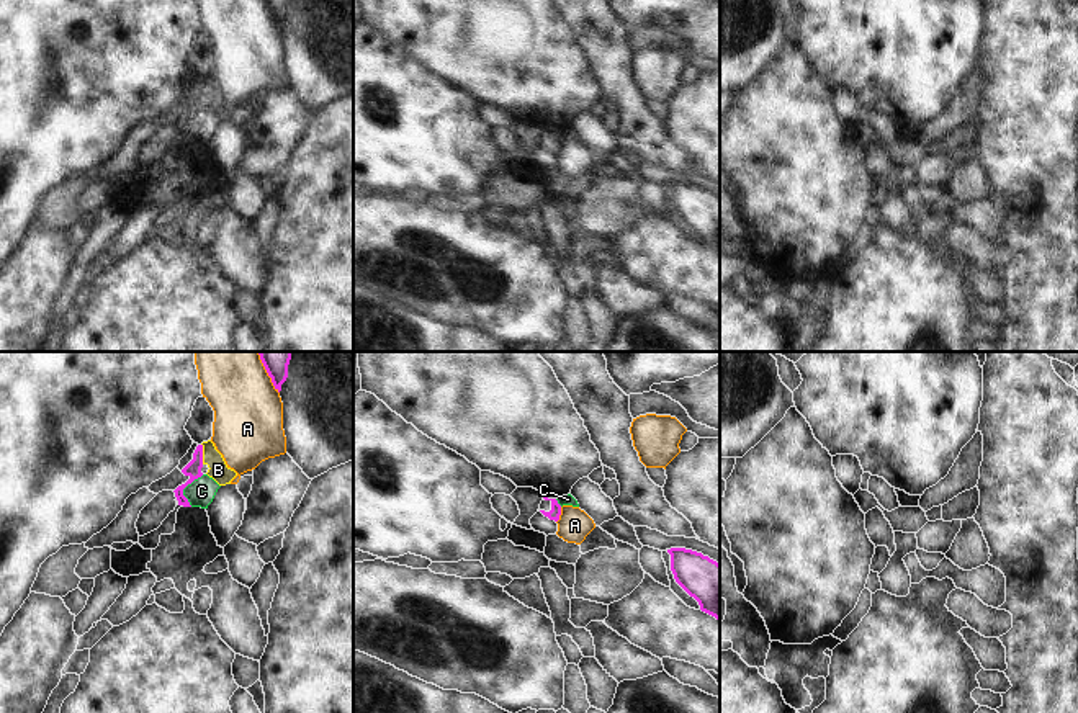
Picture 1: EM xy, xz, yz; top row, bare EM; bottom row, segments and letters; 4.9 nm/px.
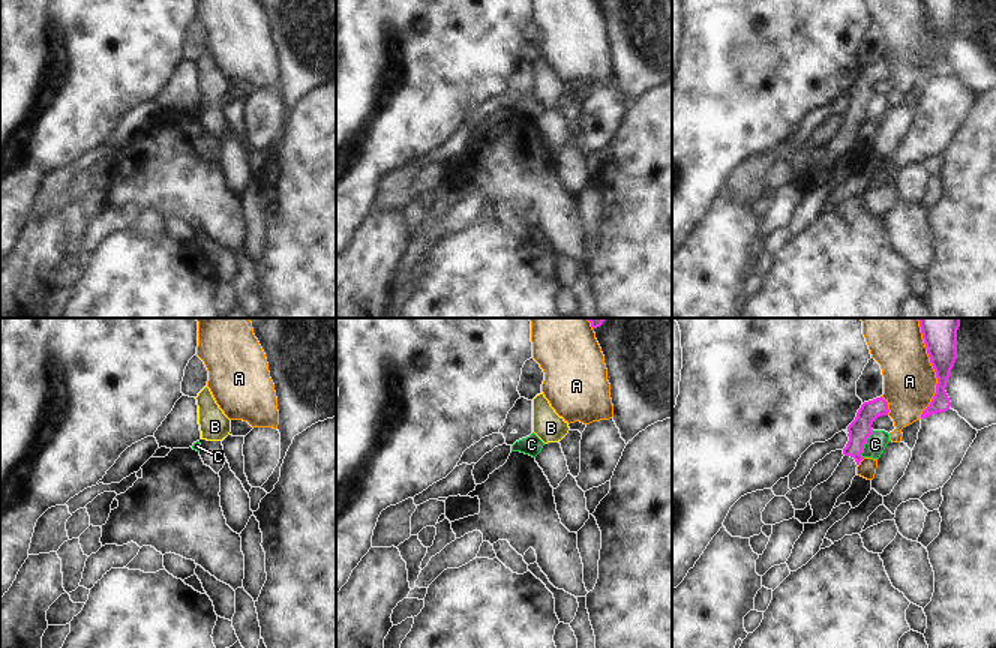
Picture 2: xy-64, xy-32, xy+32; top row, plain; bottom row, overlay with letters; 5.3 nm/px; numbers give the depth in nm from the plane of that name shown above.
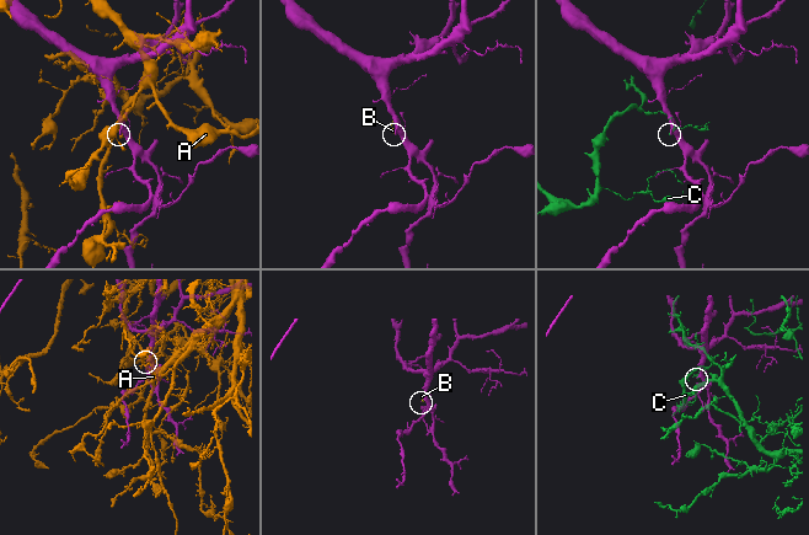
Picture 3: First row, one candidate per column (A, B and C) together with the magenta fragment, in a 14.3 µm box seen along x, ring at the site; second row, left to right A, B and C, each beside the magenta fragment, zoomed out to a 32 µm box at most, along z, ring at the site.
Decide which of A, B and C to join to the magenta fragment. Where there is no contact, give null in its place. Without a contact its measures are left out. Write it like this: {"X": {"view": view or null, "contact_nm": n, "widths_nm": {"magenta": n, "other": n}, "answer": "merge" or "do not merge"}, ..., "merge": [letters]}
{"A": {"view": "xy", "contact_nm": 150, "widths_nm": {"magenta": 90, "other": 340}, "answer": "do not merge"}, "B": {"view": "xy", "contact_nm": 100, "widths_nm": {"magenta": 80, "other": 100}, "answer": "do not merge"}, "C": {"view": "xy", "contact_nm": 170, "widths_nm": {"magenta": 80, "other": 140}, "answer": "do not merge"}, "merge": []}

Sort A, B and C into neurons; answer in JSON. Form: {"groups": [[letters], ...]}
{"groups": [["A"], ["B"], ["C"]]}

